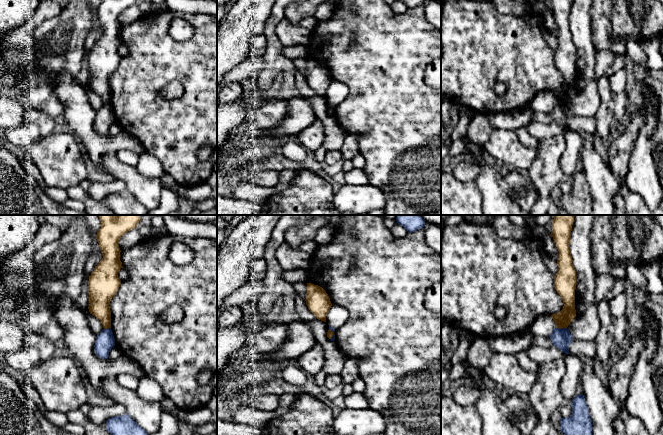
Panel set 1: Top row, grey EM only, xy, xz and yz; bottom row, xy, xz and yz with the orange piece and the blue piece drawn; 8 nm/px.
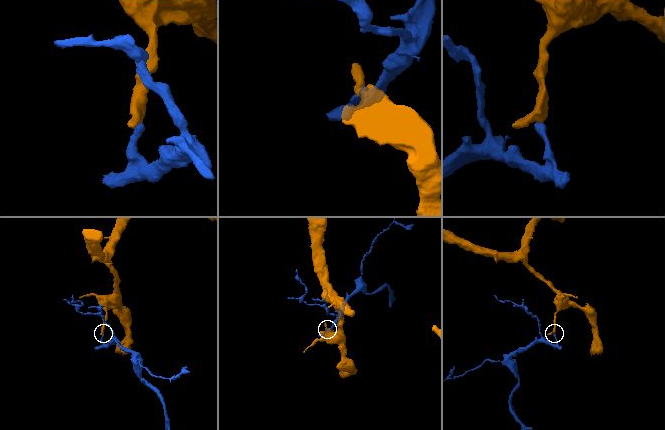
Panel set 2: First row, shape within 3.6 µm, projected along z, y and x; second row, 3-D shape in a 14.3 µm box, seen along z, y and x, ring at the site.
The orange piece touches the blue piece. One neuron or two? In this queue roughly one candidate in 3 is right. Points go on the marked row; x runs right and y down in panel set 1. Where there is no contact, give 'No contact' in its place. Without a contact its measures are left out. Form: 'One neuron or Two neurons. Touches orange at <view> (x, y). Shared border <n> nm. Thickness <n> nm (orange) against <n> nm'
Two neurons. Touches orange at yz (561, 327). Shared border 90 nm. Thickness 130 nm (orange) against 160 nm

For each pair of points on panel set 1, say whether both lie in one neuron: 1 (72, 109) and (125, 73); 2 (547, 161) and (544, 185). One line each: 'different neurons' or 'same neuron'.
1: different neurons
2: same neuron

